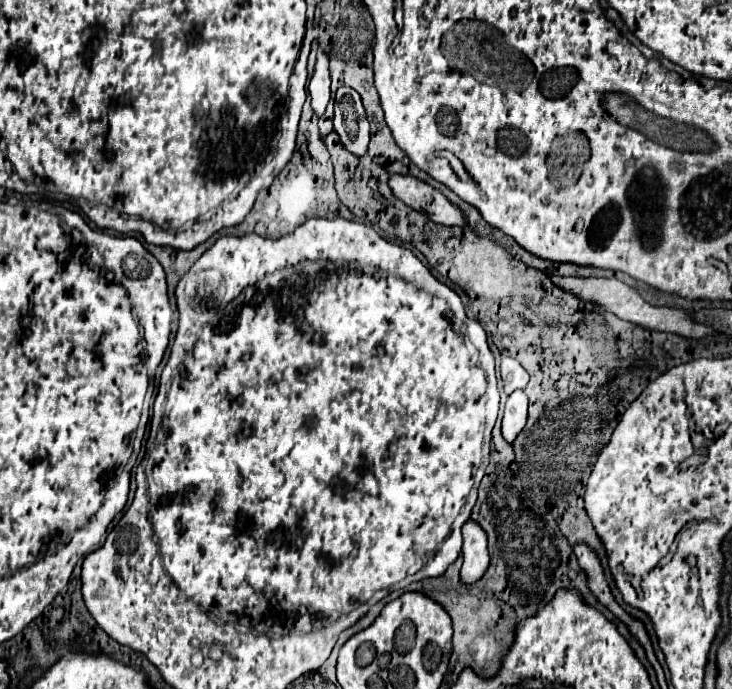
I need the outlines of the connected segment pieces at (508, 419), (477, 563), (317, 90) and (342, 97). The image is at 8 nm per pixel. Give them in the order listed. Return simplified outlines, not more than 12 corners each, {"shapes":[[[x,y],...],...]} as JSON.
{"shapes":[[[522,390],[508,396],[502,438],[512,444],[526,424],[528,398]],[[476,522],[462,528],[464,564],[460,580],[470,584],[486,574],[486,534]],[[318,52],[308,84],[312,110],[324,116],[330,100],[328,54]],[[348,86],[334,98],[334,132],[346,150],[364,156],[368,120]]]}

